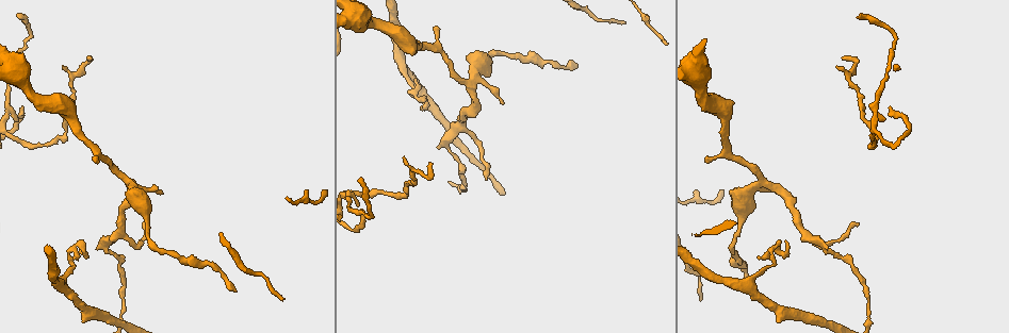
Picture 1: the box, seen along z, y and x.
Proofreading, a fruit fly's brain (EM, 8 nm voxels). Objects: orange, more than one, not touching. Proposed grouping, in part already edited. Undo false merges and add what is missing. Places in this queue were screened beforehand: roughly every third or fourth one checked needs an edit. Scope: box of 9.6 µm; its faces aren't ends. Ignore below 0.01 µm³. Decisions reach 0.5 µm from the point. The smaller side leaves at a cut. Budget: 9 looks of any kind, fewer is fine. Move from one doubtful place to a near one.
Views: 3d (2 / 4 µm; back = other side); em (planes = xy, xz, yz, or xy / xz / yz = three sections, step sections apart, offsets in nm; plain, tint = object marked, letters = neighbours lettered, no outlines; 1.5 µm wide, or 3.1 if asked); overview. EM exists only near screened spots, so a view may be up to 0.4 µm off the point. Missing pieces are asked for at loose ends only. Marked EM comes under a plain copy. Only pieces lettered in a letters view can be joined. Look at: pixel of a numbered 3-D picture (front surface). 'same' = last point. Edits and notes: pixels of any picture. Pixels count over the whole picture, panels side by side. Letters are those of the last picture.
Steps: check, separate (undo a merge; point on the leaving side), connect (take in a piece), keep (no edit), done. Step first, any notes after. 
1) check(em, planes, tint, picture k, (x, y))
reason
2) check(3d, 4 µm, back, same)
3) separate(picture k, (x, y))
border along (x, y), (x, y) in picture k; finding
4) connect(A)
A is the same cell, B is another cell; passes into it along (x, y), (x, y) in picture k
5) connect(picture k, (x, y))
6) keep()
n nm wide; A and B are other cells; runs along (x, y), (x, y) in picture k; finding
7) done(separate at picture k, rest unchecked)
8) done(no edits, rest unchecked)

check(em, planes, letters, picture 1, (504, 102))
free end

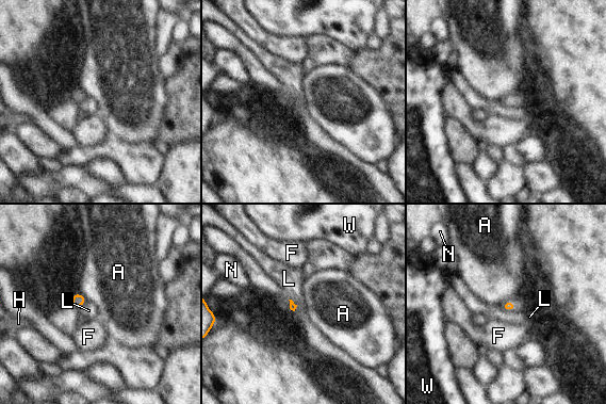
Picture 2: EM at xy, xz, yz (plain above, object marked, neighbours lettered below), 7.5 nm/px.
keep()
A, F, H, L, N and W are other cells; border along (517, 306), (506, 302), (501, 307) in picture 2; no lettered piece goes on from it

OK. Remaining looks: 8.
check(em, yz, step 8, tint, picture 1, (97, 163))
thin end

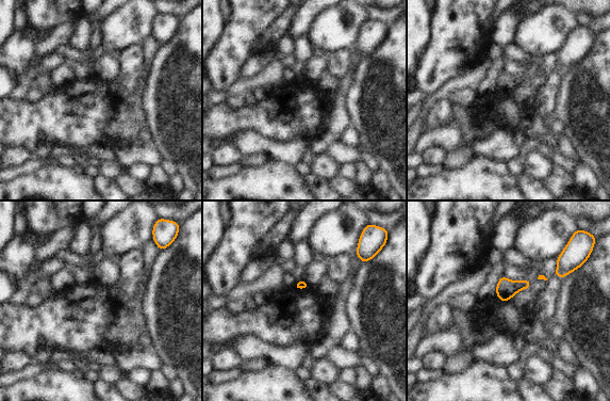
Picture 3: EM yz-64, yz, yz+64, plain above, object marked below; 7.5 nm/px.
check(em, planes, letters, same)

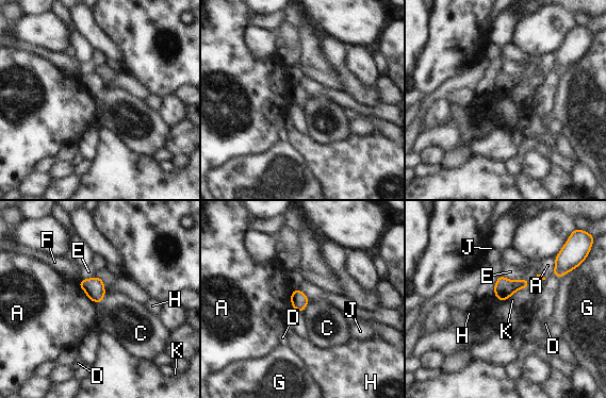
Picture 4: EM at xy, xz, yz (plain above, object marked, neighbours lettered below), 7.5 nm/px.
keep()
A, C, D, E, F, G, H, J and K are other cells; border along (105, 292), (100, 302) in picture 4; none of them fits

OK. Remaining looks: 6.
check(em, yz, step 4, tint, picture 1, (144, 225))

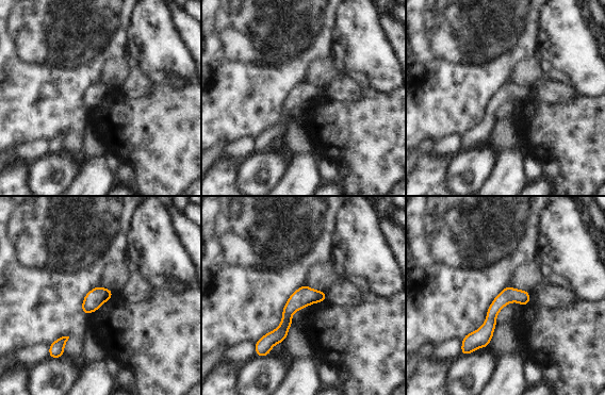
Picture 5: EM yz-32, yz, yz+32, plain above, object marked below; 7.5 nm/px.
check(em, planes, letters, same)

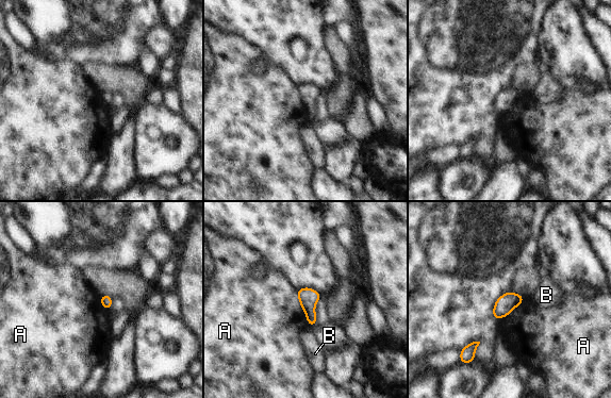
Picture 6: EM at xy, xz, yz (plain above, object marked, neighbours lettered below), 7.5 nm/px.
keep()
80 nm wide; A and B are other cells; border along (296, 291), (299, 304), (310, 325) in picture 6; no lettered piece goes on from it

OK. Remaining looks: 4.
check(3d, 4 µm, picture 1, (89, 56))

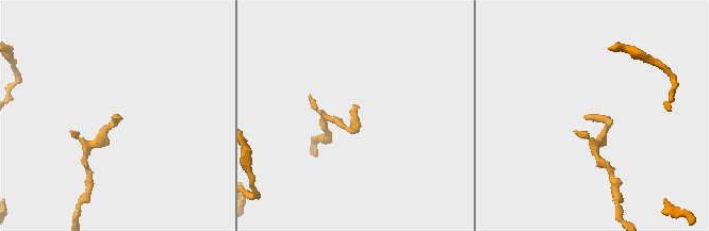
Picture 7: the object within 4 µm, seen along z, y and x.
check(em, xz, step 8, tint, picture 7, (353, 107))

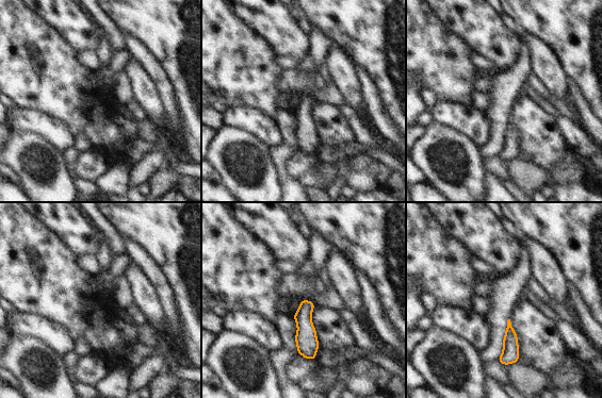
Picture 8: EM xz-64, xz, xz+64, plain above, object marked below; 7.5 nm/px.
check(em, planes, letters, same)

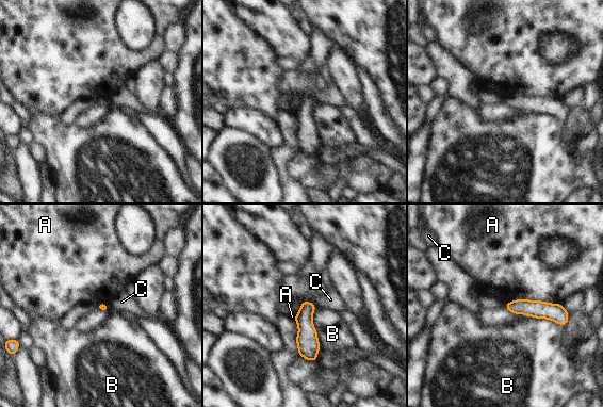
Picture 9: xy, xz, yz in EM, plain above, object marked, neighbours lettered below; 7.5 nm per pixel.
keep()
A touches over 440 nm; A, B and C are other cells; border along (560, 303), (514, 299), (504, 306) in picture 9; no lettered piece goes on from it

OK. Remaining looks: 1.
done(no edits, rest unchecked)

